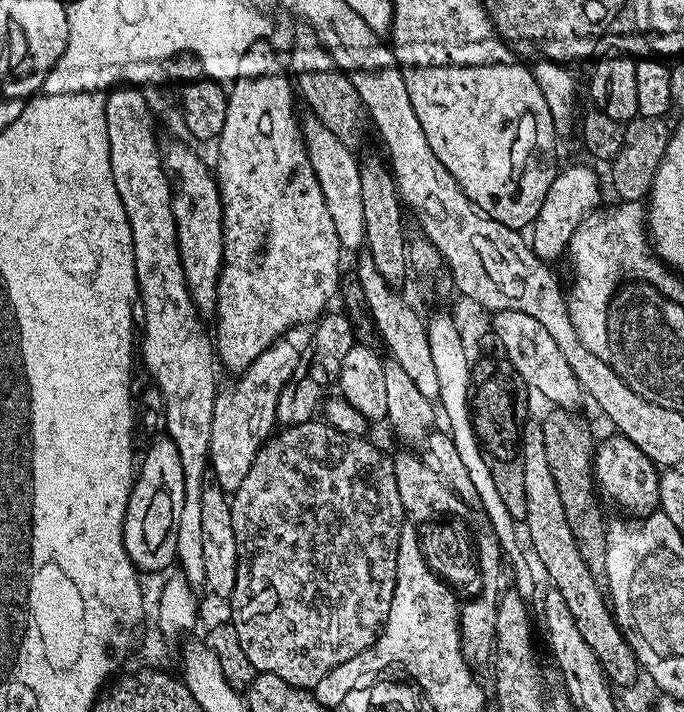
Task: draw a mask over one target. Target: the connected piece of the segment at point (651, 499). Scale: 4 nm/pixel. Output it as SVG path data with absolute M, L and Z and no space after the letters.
M612 434L609 440L604 440L595 445L594 448L594 479L595 487L601 497L609 496L620 508L625 508L629 512L629 517L643 518L652 515L660 507L660 472L657 465L653 464L634 442L630 442L626 437L619 434Z

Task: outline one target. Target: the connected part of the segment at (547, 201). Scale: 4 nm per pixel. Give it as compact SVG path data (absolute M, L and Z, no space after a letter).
M570 166L566 170L561 169L550 184L546 198L543 199L542 206L530 228L530 247L533 253L540 260L553 262L552 260L564 256L567 251L570 238L573 237L574 230L582 223L589 213L595 211L602 203L602 190L600 188L600 178L597 172L588 166Z

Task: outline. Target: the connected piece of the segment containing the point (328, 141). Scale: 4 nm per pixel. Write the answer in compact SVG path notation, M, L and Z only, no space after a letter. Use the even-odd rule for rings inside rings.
M311 114L305 115L302 120L302 131L304 134L304 142L308 146L308 157L310 158L310 166L314 166L314 172L318 178L318 184L322 186L322 198L326 198L326 210L330 210L330 218L334 218L334 230L340 239L341 249L365 247L364 235L366 234L366 222L362 212L362 178L360 177L360 160L357 153L353 149L348 148L341 140L334 138L334 134L330 134L330 130L326 130L326 126L322 126L322 122L317 116Z

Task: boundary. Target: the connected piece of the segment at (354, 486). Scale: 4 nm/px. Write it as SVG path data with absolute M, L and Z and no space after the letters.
M311 418L304 424L289 424L281 427L275 435L265 440L263 446L260 447L260 453L250 466L250 474L246 474L242 486L238 486L238 490L231 493L234 538L236 545L240 547L240 557L238 558L238 578L230 597L230 603L232 603L230 622L236 628L242 650L246 650L246 658L250 658L257 673L277 674L278 678L294 686L315 690L318 682L322 682L322 678L326 678L330 670L334 670L350 658L360 657L380 636L396 589L396 559L400 535L406 526L406 513L402 499L398 496L392 464L393 457L379 452L374 445L367 444L366 441L367 439L358 436L342 434L337 428L331 428L327 422L321 422L316 418Z

